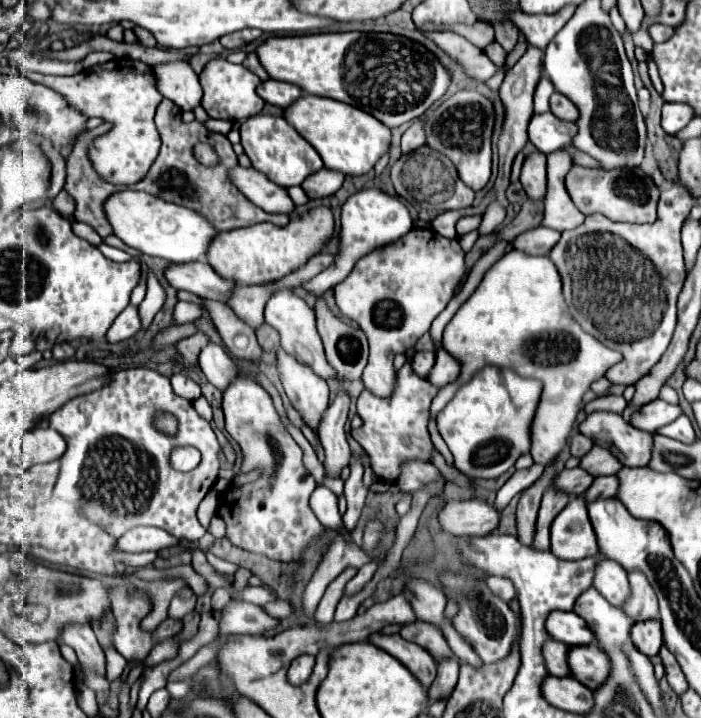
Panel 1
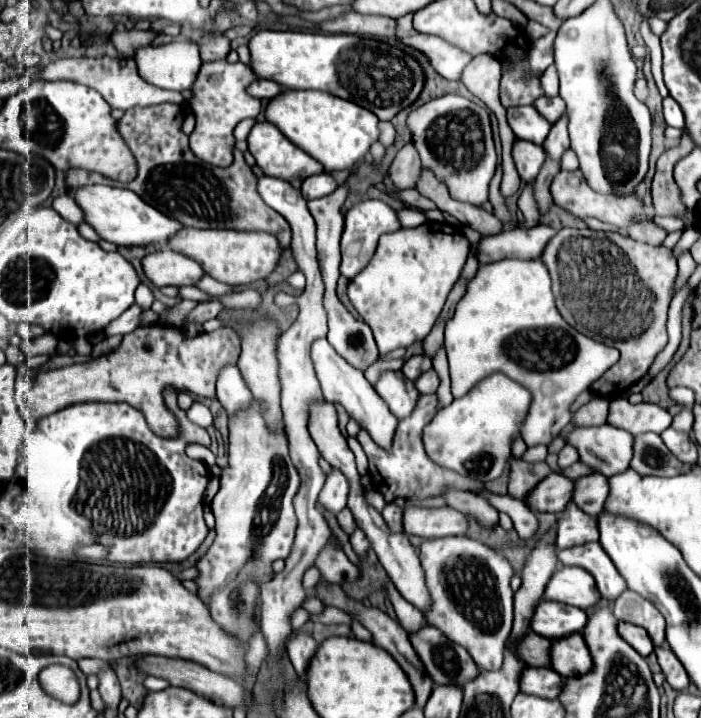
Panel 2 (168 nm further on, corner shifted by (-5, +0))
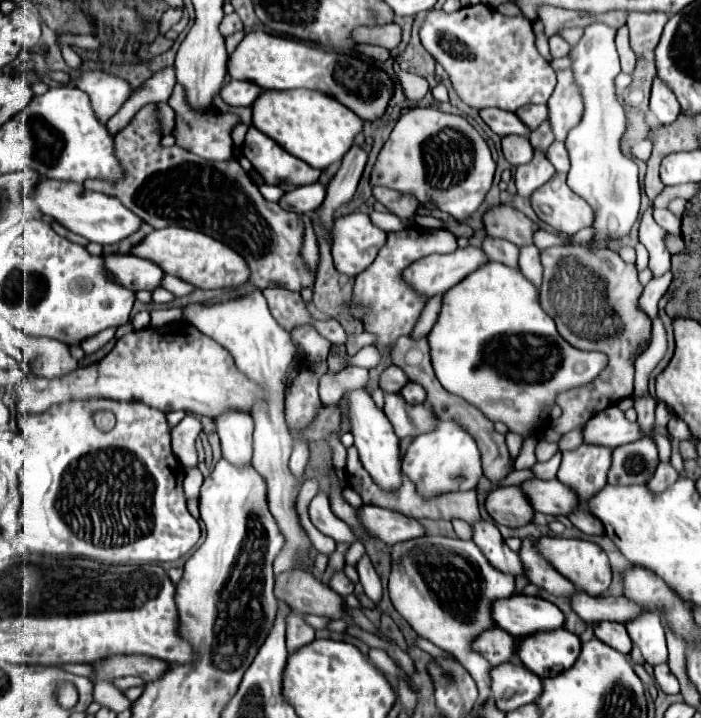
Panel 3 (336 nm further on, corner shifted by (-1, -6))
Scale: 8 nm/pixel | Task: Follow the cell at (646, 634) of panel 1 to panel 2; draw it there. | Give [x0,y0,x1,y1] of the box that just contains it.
[617,621,653,657]

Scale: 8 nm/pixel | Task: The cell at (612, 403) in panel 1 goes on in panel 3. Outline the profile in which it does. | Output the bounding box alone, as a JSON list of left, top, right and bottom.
[559,425,583,451]

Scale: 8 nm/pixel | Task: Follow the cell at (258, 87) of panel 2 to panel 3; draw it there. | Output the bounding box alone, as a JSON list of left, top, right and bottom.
[221,81,263,107]

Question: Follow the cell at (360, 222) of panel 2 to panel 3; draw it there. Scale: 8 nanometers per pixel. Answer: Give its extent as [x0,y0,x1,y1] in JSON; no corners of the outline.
[333,213,387,277]

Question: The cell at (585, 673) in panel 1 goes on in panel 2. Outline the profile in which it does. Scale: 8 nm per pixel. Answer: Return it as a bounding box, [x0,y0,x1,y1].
[553,633,593,677]

